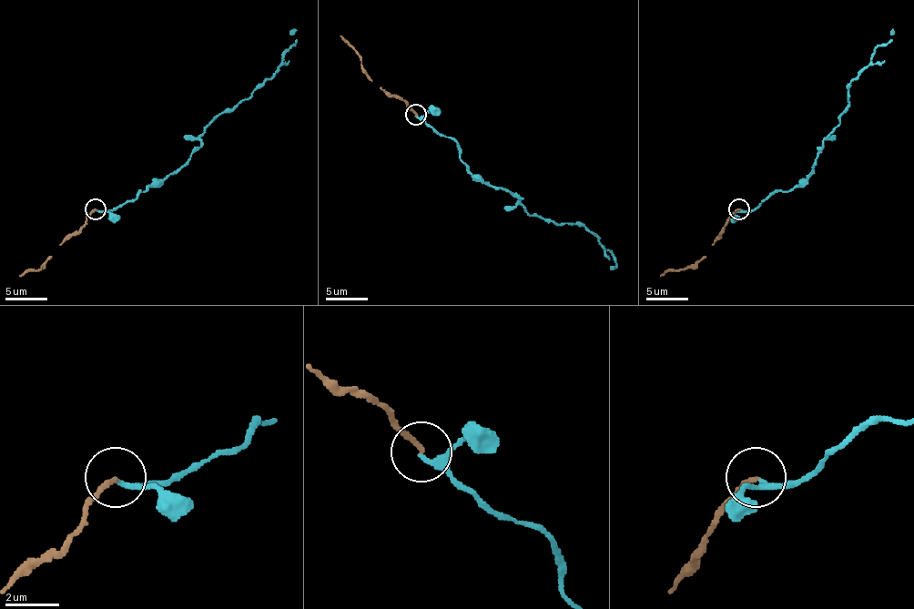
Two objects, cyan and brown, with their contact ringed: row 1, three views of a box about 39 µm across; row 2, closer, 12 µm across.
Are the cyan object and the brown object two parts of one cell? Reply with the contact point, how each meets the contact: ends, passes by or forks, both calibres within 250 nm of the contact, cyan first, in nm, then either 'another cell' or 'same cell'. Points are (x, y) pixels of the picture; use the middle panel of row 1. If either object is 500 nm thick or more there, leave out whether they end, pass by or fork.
at (416, 115); cyan ends there; brown ends there; 170 nm thick on the cyan side, 180 nm on the other; same cell

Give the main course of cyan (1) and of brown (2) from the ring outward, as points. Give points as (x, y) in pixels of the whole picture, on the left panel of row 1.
1: (96, 209), (113, 211), (176, 171), (209, 125), (281, 64), (283, 54), (296, 41), (296, 28)
2: (96, 209), (39, 268), (26, 270), (20, 277)

